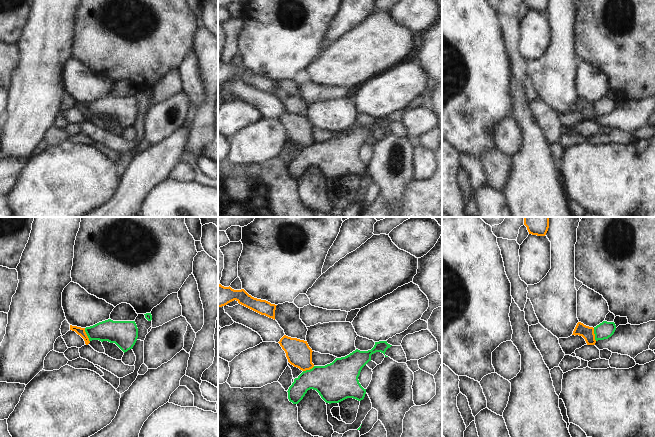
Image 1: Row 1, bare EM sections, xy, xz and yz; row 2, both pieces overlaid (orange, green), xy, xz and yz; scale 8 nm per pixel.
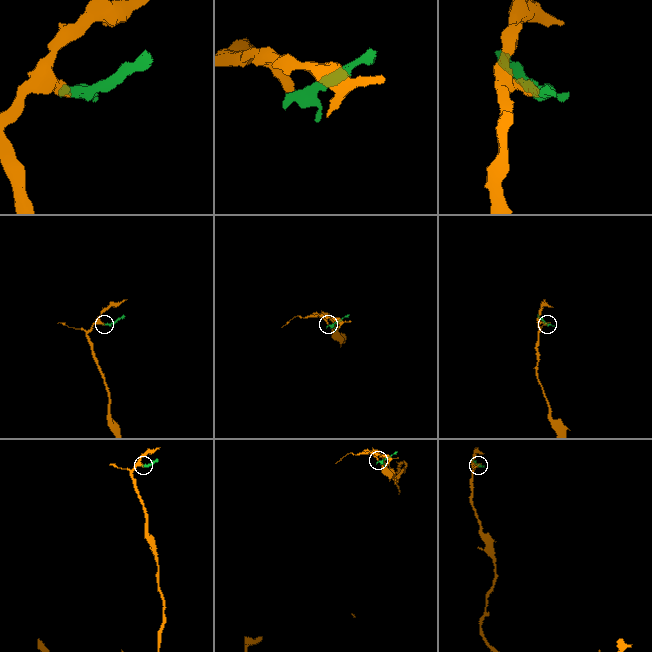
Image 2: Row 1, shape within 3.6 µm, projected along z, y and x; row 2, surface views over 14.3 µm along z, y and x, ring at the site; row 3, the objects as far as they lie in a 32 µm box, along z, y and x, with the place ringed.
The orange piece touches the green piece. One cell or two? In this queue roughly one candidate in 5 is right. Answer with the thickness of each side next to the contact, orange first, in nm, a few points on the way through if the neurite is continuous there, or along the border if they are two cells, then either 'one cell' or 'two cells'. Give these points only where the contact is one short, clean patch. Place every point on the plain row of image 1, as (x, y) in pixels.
calibres 70 and 180 nm; border xy (84, 104), (89, 117); two cells

